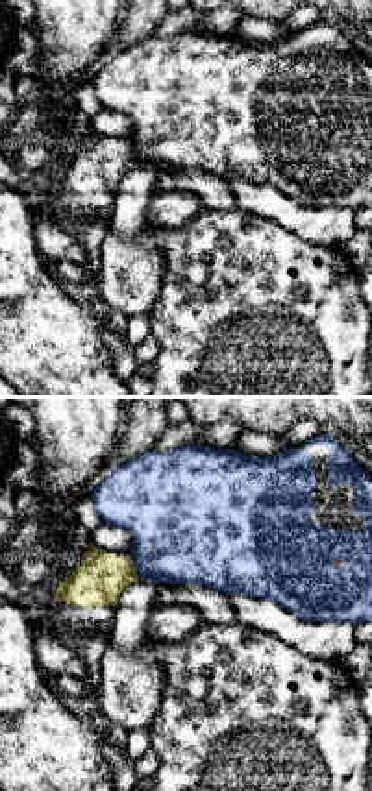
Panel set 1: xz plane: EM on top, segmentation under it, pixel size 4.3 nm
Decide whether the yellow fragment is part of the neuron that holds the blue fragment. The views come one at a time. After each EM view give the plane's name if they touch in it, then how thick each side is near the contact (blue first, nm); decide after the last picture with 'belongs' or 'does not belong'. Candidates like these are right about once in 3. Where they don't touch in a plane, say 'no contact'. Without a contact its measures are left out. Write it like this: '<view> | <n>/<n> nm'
xz | 440/220 nm

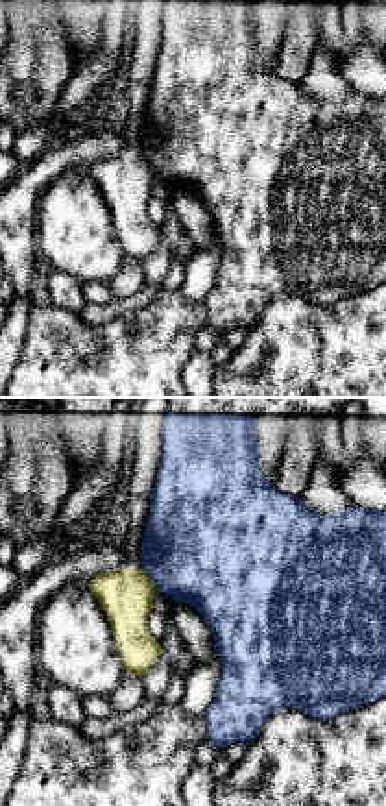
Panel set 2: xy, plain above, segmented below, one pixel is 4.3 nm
xy | 480/240 nm

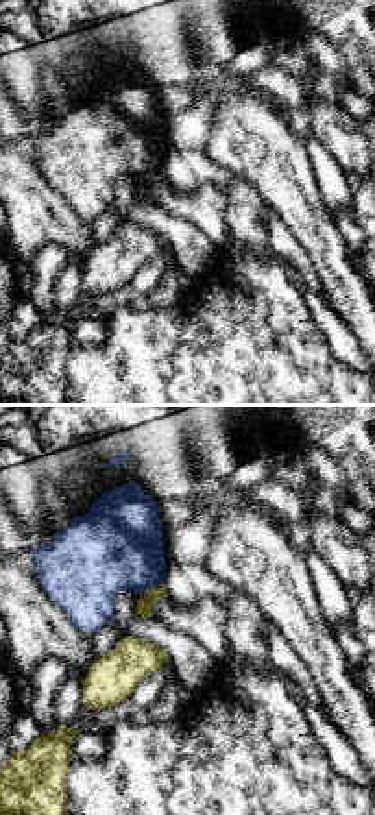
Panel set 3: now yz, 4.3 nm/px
yz | 380/70 nm

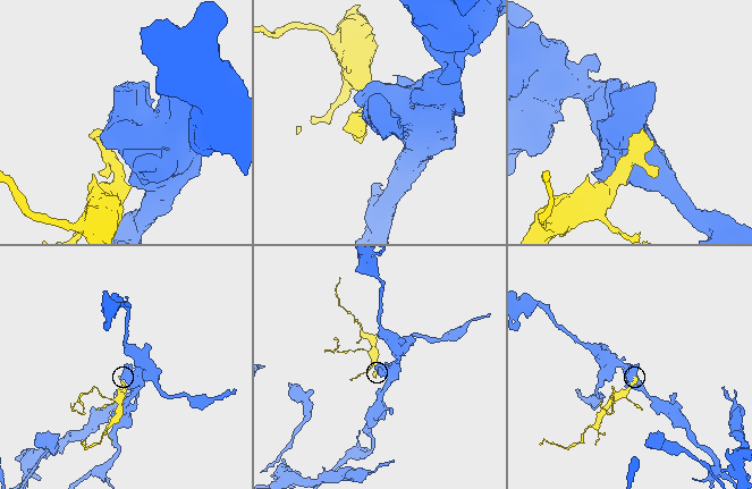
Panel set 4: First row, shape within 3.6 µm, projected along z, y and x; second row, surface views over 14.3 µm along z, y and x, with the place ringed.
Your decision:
does not belong

